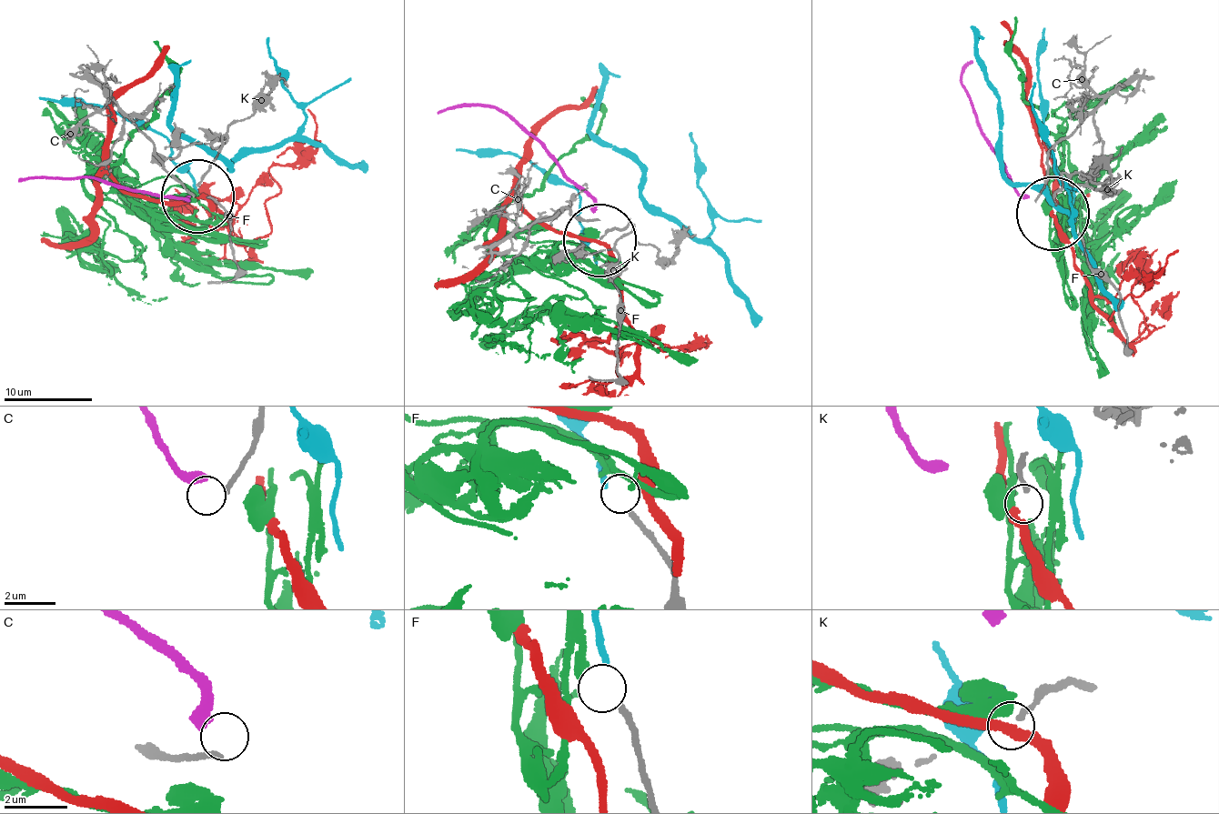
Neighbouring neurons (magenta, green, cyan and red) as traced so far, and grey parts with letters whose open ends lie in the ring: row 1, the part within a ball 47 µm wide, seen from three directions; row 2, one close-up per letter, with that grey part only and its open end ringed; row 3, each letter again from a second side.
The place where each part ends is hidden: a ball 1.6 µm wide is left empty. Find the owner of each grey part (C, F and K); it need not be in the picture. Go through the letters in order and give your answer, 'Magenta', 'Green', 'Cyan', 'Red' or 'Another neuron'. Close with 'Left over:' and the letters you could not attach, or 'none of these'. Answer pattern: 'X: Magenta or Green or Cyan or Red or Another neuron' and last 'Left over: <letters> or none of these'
C: Another neuron
F: Cyan
K: Red
Left over: C

